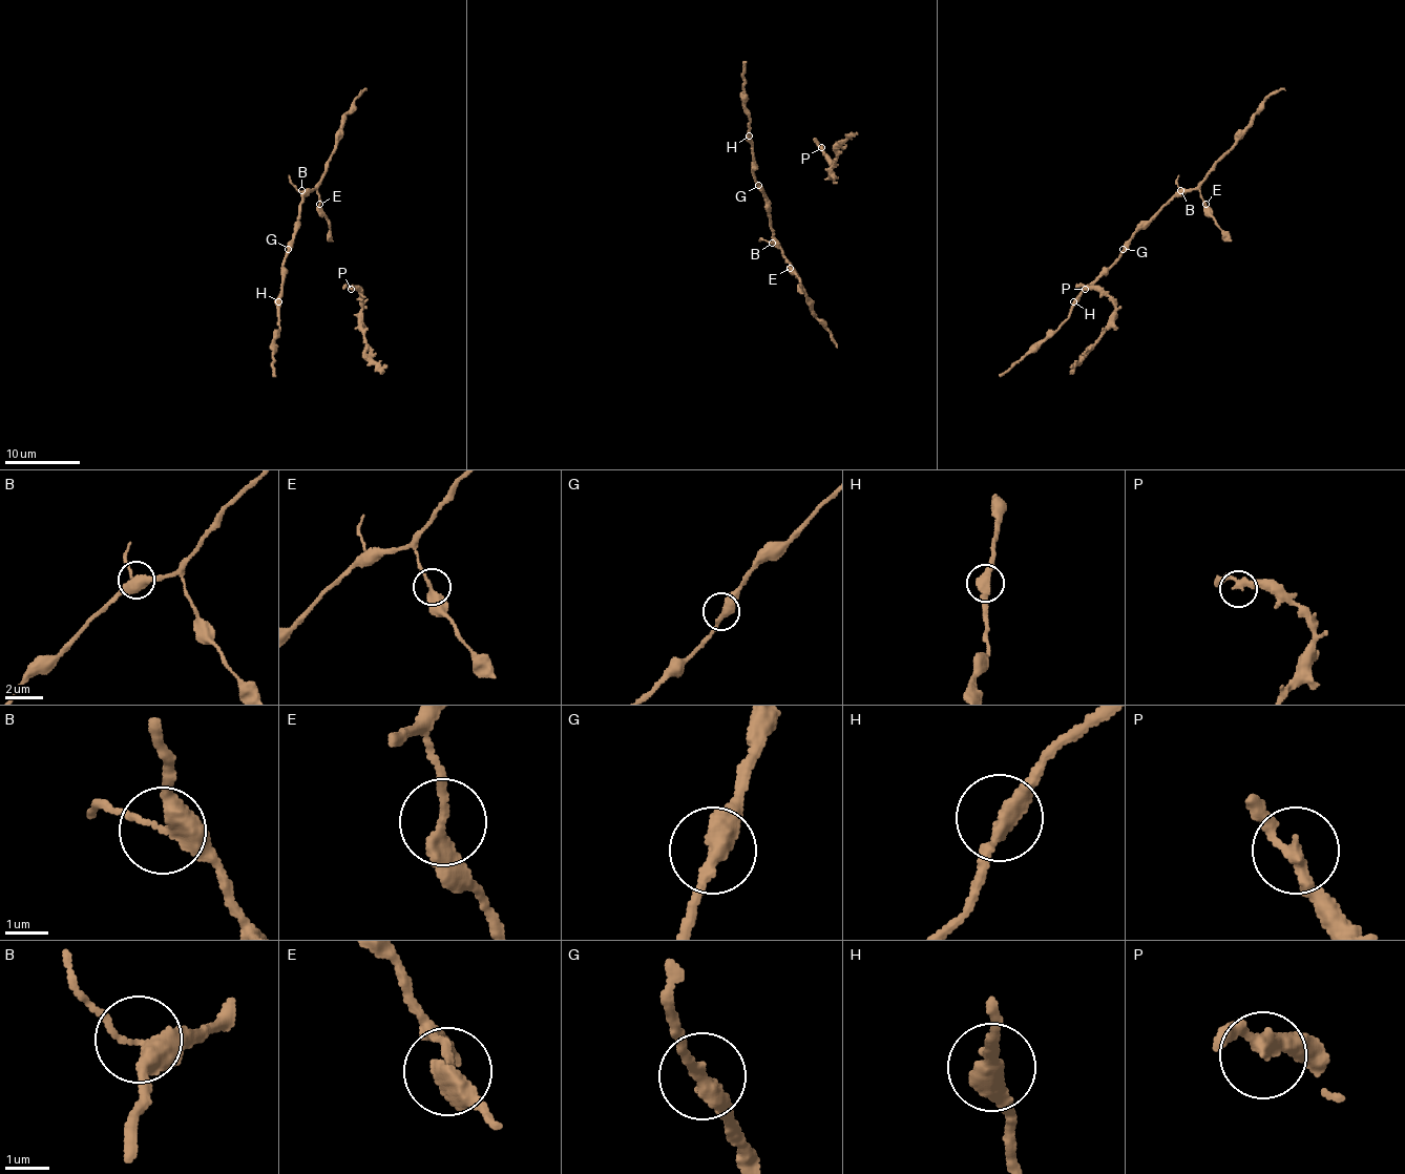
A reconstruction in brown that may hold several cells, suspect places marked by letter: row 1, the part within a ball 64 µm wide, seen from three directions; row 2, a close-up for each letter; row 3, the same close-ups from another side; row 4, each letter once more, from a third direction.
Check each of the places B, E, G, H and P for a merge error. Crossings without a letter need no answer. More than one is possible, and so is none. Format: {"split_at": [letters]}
{"split_at": []}

